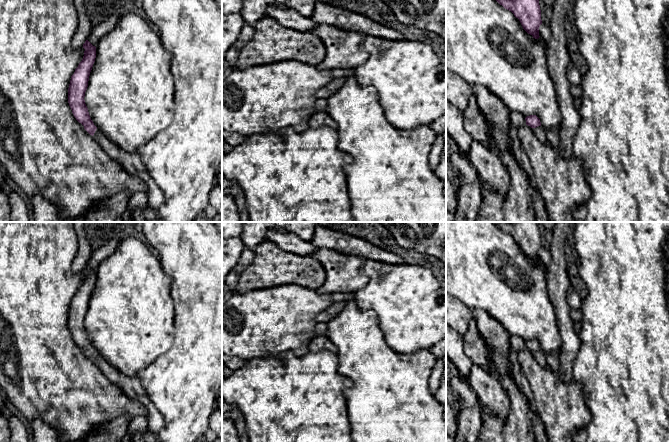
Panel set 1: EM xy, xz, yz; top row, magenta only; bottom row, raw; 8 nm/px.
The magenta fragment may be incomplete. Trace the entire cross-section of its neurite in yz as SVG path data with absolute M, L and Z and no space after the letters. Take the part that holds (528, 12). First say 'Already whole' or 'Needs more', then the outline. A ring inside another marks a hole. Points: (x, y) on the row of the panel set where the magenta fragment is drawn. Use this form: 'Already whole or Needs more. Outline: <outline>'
Already whole. Outline: M496 0L519 19L523 29L538 39L542 24L539 0Z

